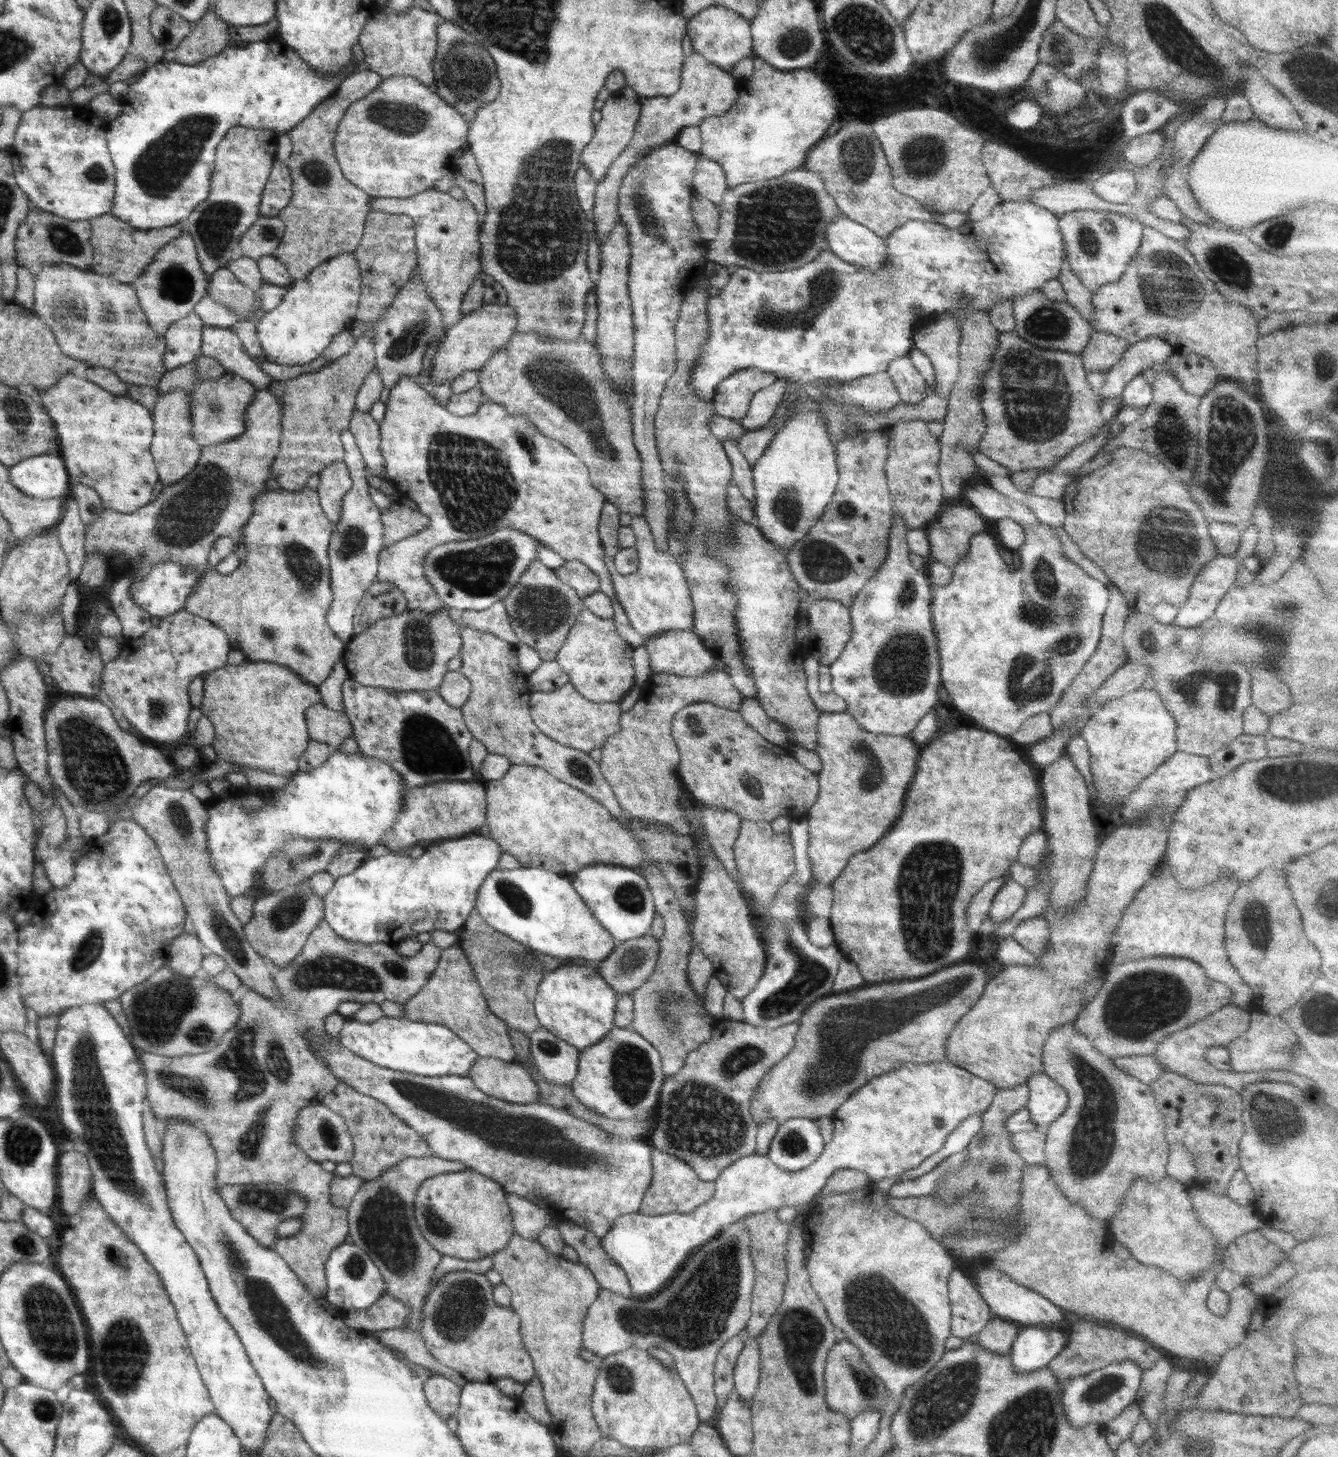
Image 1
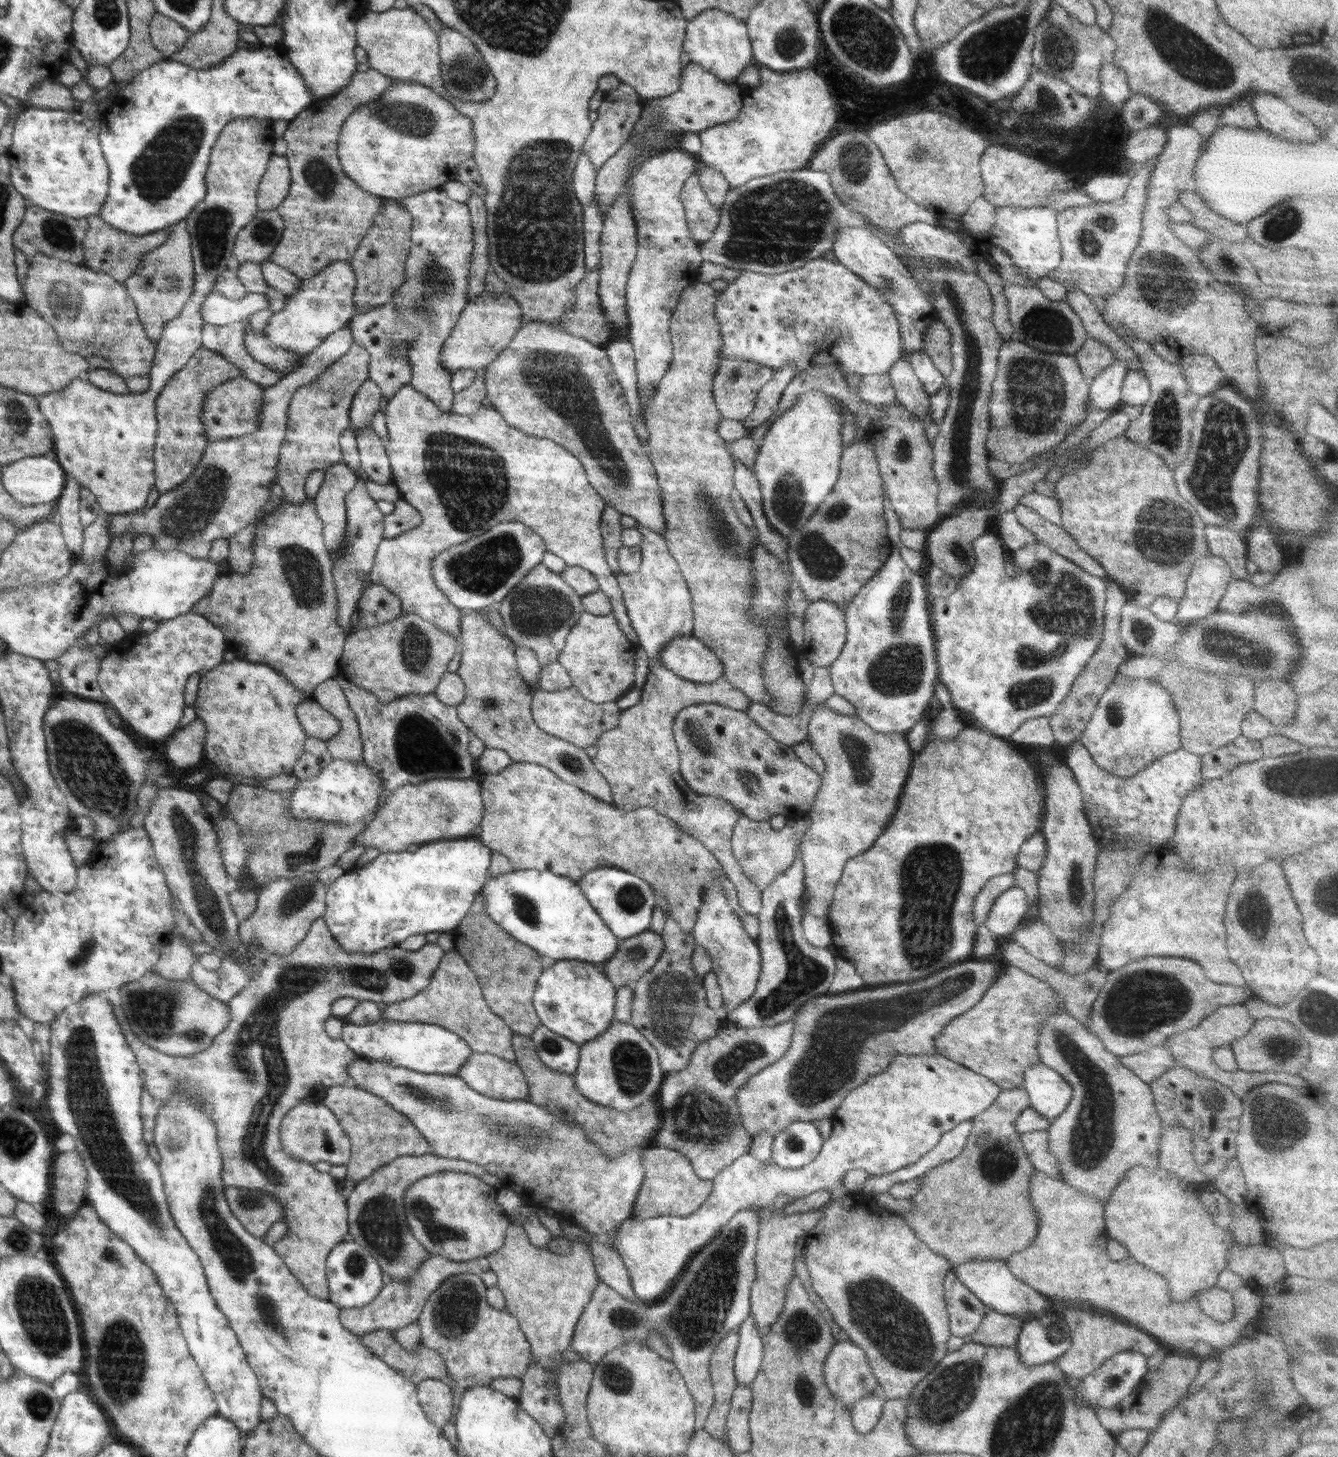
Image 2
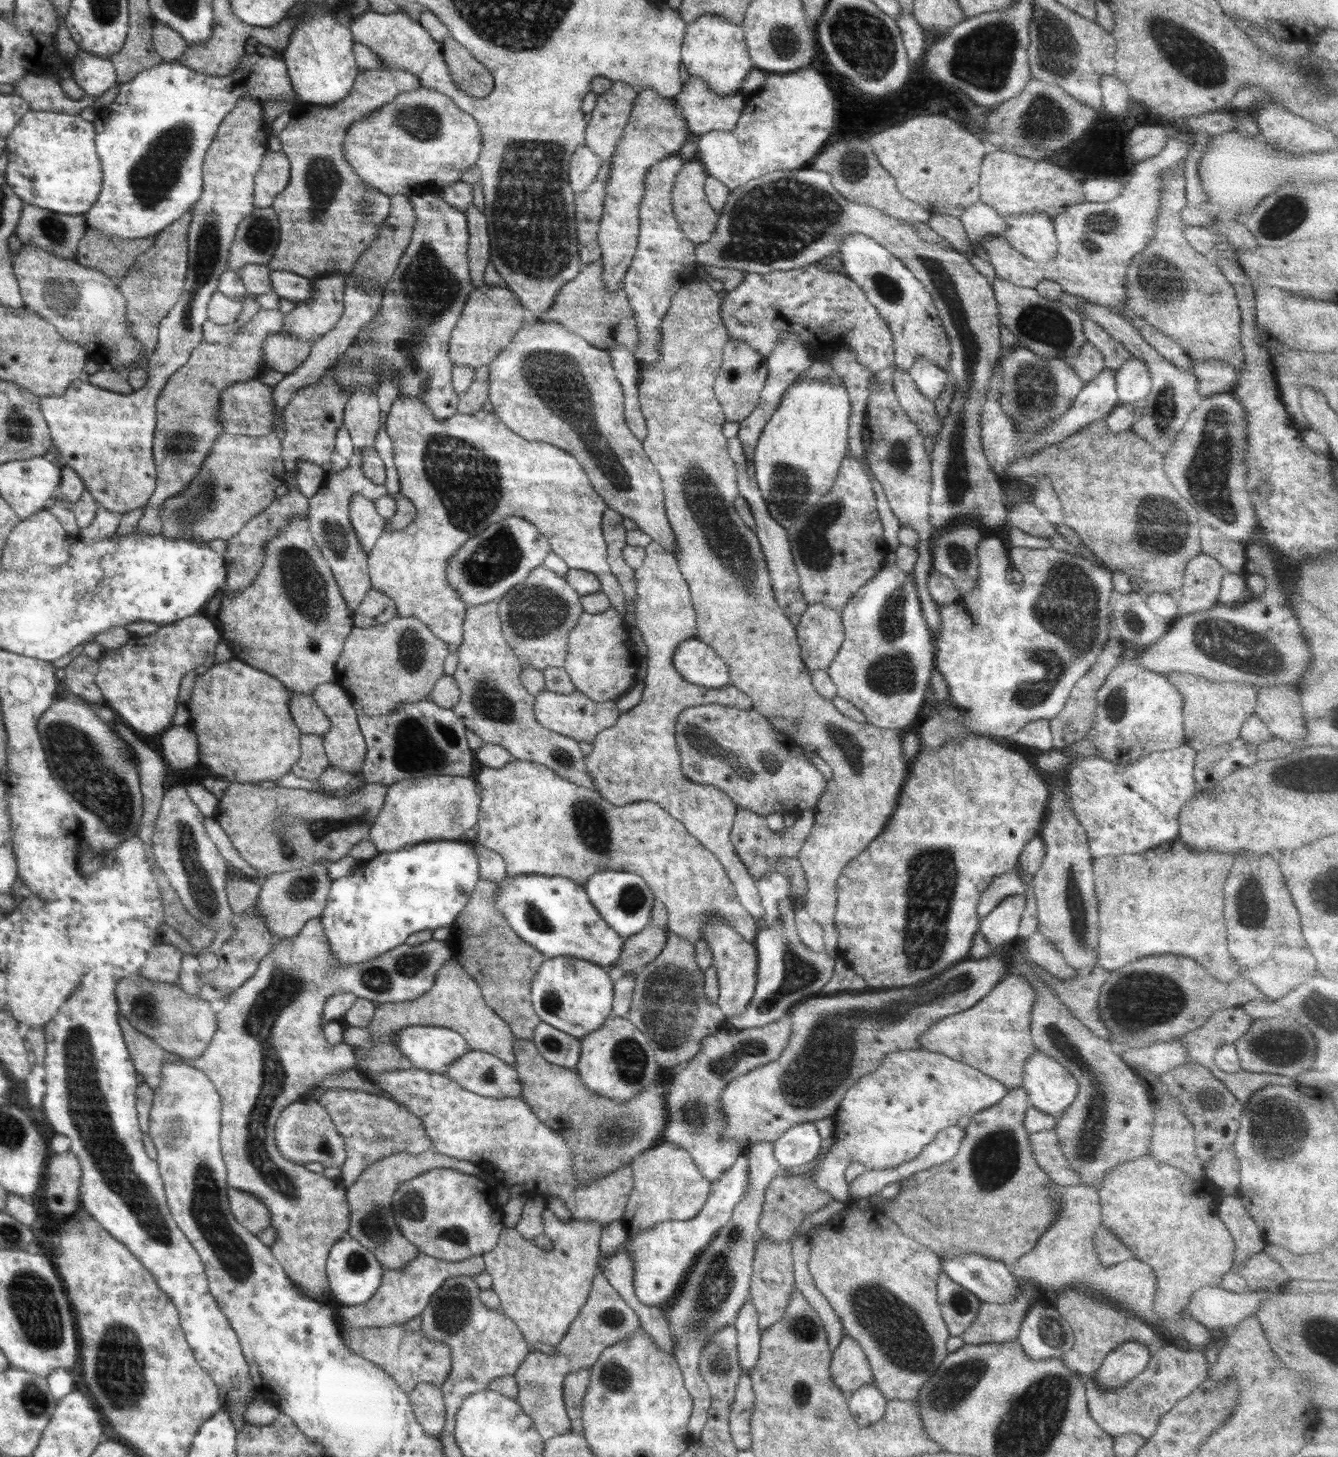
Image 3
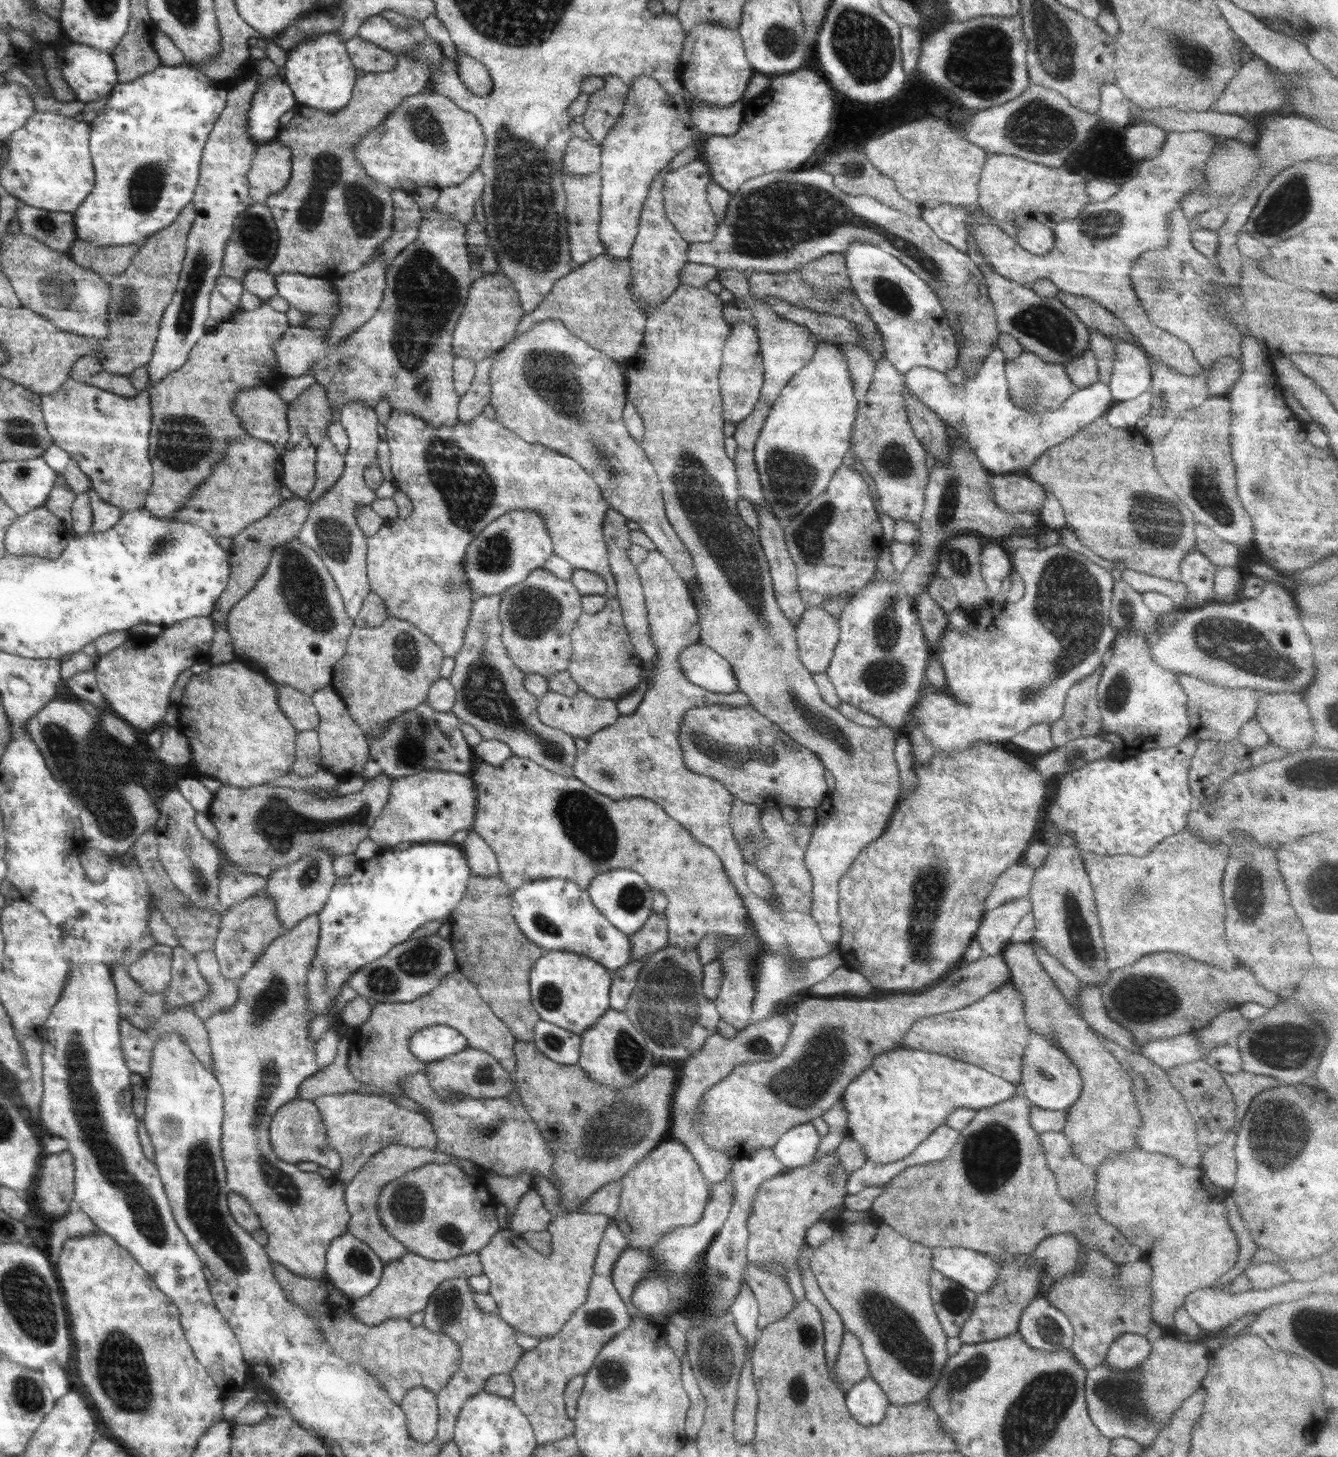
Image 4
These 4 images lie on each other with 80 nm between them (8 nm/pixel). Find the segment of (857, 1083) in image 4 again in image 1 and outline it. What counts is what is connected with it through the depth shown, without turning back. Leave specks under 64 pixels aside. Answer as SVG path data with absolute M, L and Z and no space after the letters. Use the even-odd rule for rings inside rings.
M948 1060L918 1064L904 1062L894 1069L887 1069L880 1076L869 1079L860 1089L855 1090L847 1100L836 1109L834 1134L832 1141L825 1145L822 1154L808 1168L798 1172L790 1172L778 1168L767 1155L758 1153L742 1156L725 1168L714 1180L716 1190L714 1196L691 1213L664 1213L647 1215L638 1211L622 1215L614 1220L606 1235L601 1237L601 1245L608 1256L626 1273L635 1295L646 1298L665 1288L670 1280L679 1272L689 1257L703 1244L715 1239L722 1230L752 1214L765 1210L778 1210L785 1206L795 1206L797 1214L804 1216L805 1204L821 1192L835 1170L851 1168L865 1172L868 1178L884 1180L898 1176L922 1164L926 1157L932 1156L946 1142L947 1136L967 1116L983 1113L993 1102L997 1088L987 1080L952 1064Z

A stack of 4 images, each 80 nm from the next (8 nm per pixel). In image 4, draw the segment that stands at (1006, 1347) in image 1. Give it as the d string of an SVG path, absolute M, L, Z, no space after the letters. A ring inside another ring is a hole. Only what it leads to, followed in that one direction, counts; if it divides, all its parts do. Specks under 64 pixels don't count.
M1003 1252L1003 1254L1000 1254L1000 1260L994 1259L994 1262L999 1268L997 1282L991 1286L991 1290L981 1292L981 1294L977 1295L974 1309L972 1309L972 1313L970 1313L970 1318L968 1318L968 1321L966 1321L966 1324L964 1324L958 1336L958 1338L962 1340L962 1343L977 1344L985 1341L1004 1339L1019 1331L1019 1323L1023 1310L1030 1305L1030 1302L1032 1302L1034 1298L1040 1295L1038 1288L1040 1287L1040 1279L1042 1277L1041 1268L1039 1268L1037 1264L1033 1264L1033 1262L1027 1258L1028 1255L1029 1254L1012 1255Z

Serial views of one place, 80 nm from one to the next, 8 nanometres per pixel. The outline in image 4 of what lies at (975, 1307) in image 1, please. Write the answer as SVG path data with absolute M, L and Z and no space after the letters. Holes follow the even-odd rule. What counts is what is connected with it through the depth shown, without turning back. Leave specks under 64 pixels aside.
M933 1270L930 1275L932 1306L947 1337L958 1337L970 1318L977 1294Z

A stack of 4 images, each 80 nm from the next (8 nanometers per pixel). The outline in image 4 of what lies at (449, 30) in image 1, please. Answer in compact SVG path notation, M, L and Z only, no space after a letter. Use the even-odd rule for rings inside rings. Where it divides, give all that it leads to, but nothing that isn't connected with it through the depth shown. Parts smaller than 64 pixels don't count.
M460 53L455 60L455 69L463 85L476 95L490 94L493 89L493 80L488 69L479 60L467 54Z

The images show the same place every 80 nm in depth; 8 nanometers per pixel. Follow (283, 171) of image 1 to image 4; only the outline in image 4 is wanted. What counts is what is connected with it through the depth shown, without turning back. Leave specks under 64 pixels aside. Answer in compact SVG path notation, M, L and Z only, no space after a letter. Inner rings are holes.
M279 137L272 145L256 146L256 152L248 173L251 202L265 204L271 194L280 192L292 174L291 150Z

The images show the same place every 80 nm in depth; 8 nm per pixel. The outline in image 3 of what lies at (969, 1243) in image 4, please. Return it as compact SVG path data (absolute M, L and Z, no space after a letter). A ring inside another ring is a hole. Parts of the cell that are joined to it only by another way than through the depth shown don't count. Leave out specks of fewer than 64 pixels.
M1024 1087L1009 1089L1000 1103L974 1114L965 1128L964 1142L961 1142L958 1154L948 1164L924 1169L901 1180L899 1195L878 1206L882 1214L892 1219L906 1236L923 1244L939 1257L980 1254L1005 1265L1016 1264L1020 1256L1035 1247L1037 1240L1061 1211L1061 1200L1051 1192L1054 1182L1036 1162L1029 1139L1030 1132L1023 1125L1027 1108L1031 1106L1028 1099ZM1099 1224L1093 1234L1093 1245L1104 1266L1112 1266L1135 1256L1130 1249L1105 1224Z

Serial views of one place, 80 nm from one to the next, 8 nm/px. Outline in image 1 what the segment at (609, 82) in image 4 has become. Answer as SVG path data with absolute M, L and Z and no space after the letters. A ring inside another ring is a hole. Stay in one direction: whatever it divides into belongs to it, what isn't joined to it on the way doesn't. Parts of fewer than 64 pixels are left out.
M627 84L619 91L614 91L601 108L602 119L595 124L592 141L586 145L579 161L598 183L606 176L609 166L618 158L618 155L628 147L635 133L635 126L641 113L640 96L636 94Z

